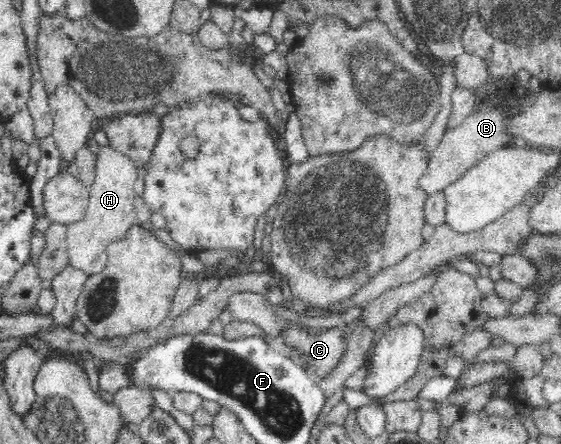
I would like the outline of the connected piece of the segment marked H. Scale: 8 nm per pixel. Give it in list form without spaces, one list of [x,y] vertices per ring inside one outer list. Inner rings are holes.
[[[99,146],[95,154],[95,177],[88,186],[88,206],[83,219],[66,225],[66,244],[68,263],[82,269],[86,274],[95,273],[103,269],[108,259],[108,245],[115,240],[125,238],[131,224],[136,222],[136,212],[133,207],[135,201],[135,181],[137,181],[139,167],[124,153],[113,149],[111,146]]]

